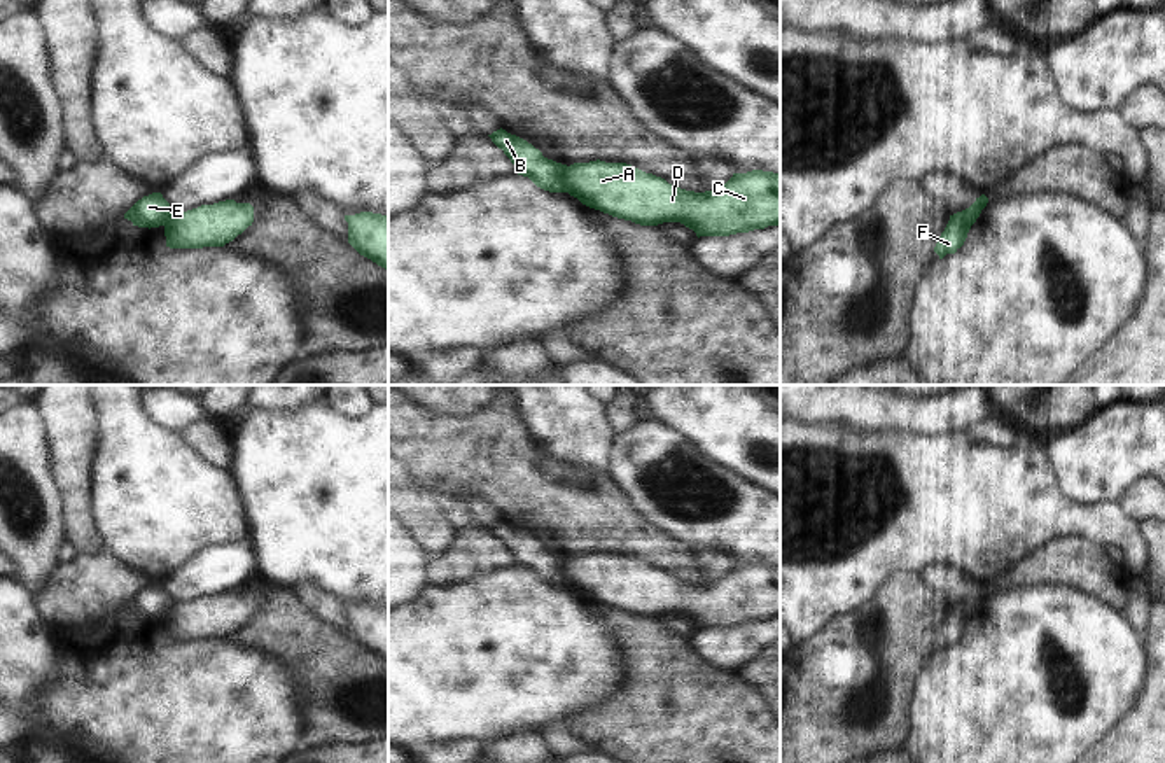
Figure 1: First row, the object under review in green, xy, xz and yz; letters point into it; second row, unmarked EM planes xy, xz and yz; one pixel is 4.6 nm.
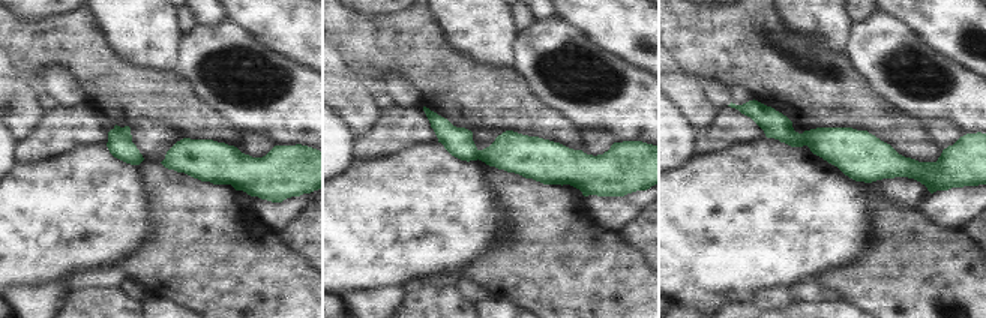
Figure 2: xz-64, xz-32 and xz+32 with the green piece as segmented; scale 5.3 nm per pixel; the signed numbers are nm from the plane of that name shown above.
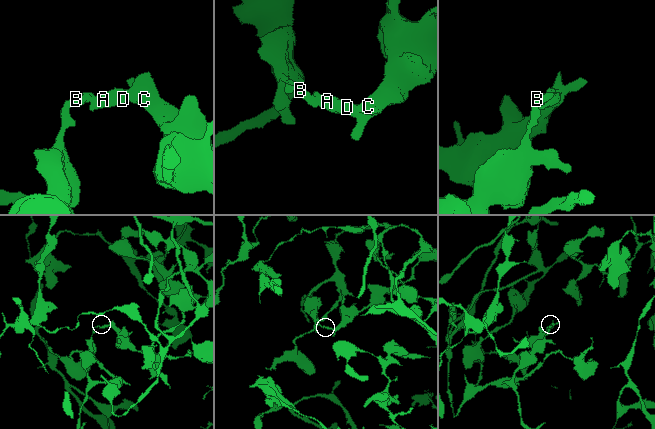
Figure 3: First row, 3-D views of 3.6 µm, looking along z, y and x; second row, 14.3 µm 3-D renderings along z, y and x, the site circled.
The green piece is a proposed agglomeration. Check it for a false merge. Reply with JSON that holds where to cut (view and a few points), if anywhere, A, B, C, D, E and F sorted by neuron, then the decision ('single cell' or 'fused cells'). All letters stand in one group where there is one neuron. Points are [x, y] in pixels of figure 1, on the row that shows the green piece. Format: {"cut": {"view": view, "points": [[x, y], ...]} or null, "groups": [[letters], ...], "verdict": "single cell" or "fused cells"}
{"cut": {"view": "xz", "points": [[562, 165], [567, 191]]}, "groups": [["A", "C", "D", "F"], ["B", "E"]], "verdict": "fused cells"}

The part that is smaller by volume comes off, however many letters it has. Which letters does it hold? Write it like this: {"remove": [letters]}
{"remove": ["A", "C", "D", "F"]}

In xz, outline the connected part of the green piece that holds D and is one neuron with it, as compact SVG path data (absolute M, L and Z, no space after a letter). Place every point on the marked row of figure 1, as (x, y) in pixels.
M626 163L563 164L567 192L582 205L640 226L680 222L696 236L729 236L780 226L780 173L733 173L715 191L694 192Z

